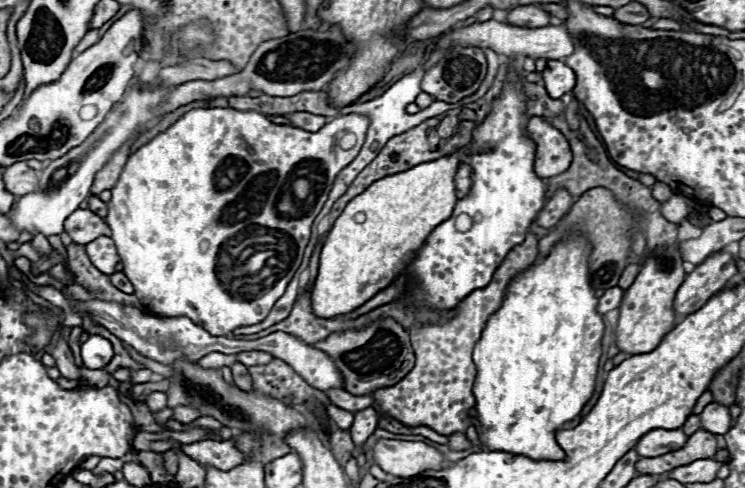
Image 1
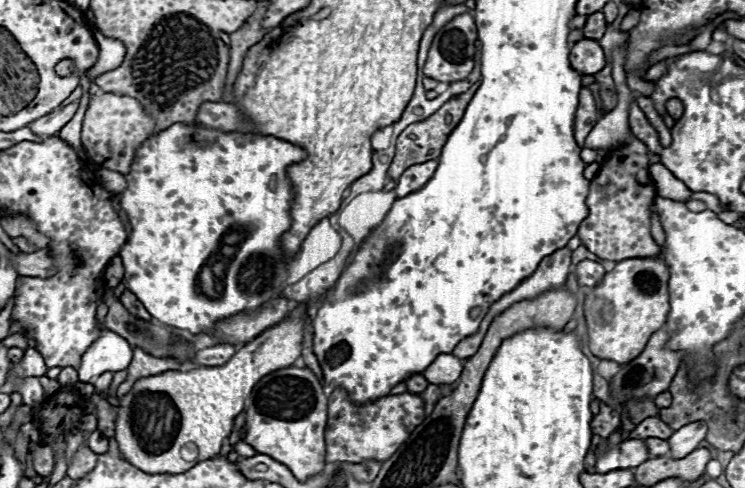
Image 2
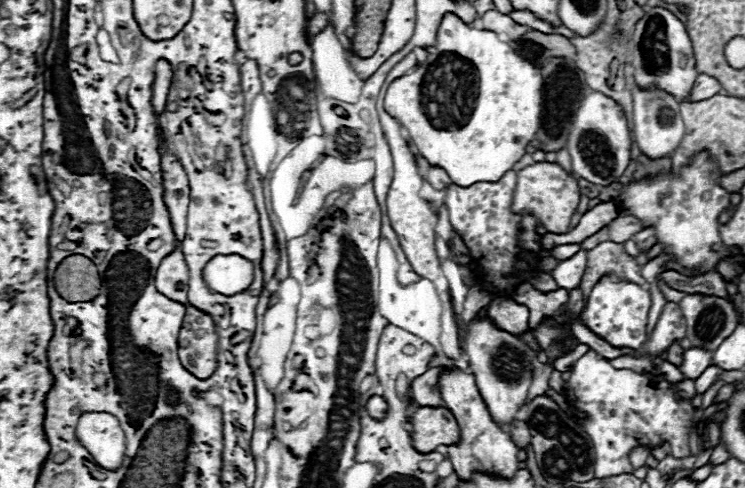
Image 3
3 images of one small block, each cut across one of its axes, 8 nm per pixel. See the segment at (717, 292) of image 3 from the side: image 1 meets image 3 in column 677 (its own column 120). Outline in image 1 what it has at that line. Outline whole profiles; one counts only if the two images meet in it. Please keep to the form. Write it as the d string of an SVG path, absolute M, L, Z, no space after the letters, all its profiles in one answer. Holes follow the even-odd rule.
M116 272L116 274L112 274L110 280L112 280L112 284L114 284L116 288L120 288L122 292L126 292L126 294L132 294L132 292L134 292L134 288L132 288L132 284L130 284L130 280L126 278L124 272Z

